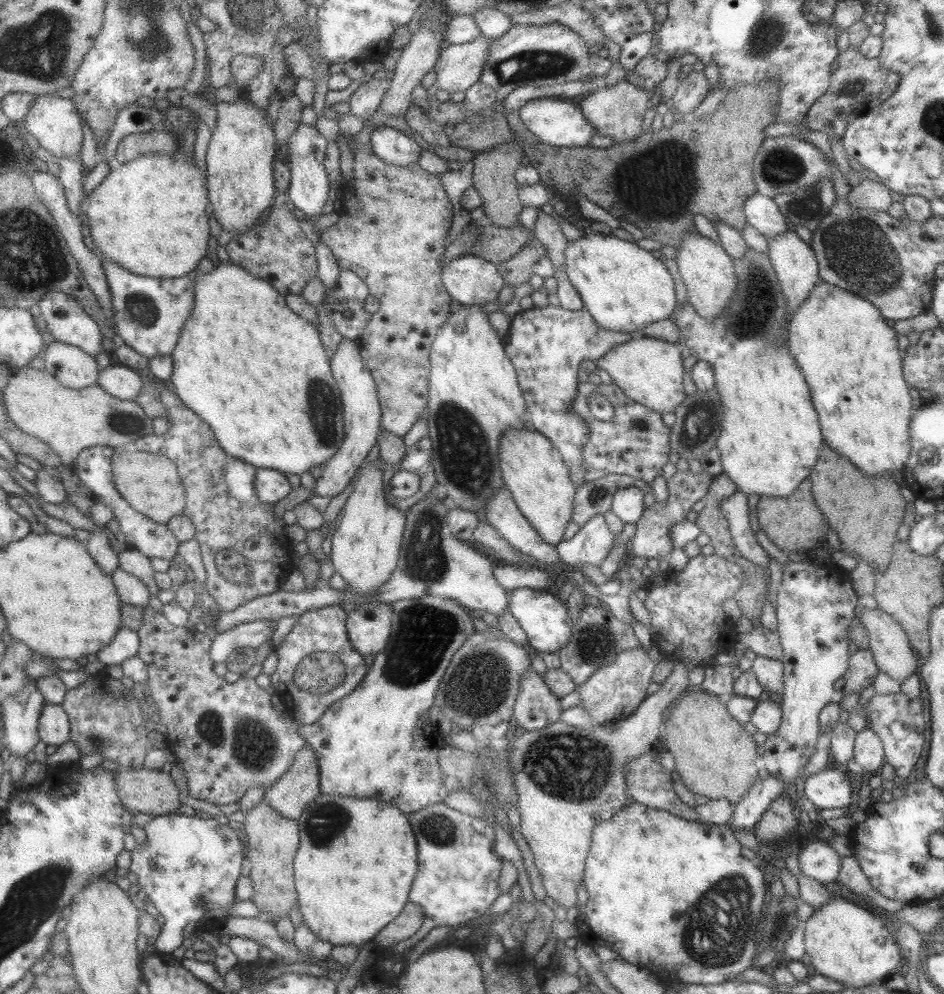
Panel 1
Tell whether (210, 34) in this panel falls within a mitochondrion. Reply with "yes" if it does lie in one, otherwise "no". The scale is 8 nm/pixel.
no

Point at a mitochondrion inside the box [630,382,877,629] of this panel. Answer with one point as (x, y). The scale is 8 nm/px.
(700, 424)

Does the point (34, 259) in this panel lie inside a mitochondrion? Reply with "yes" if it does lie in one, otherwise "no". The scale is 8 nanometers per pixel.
yes

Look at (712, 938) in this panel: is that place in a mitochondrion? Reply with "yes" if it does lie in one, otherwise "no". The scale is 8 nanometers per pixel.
yes

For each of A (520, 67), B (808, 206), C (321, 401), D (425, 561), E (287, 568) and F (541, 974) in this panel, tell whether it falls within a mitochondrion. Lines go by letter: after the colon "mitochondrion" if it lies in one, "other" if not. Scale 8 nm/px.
A: mitochondrion
B: mitochondrion
C: mitochondrion
D: mitochondrion
E: other
F: other

